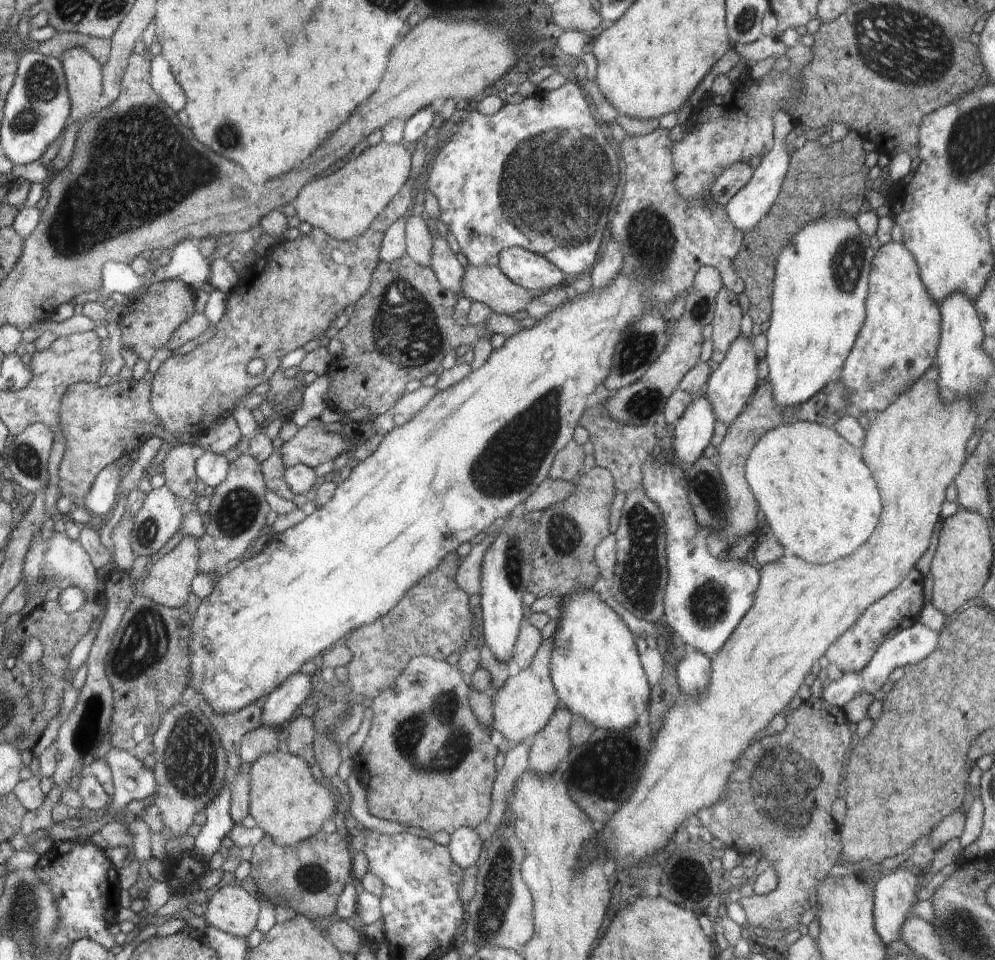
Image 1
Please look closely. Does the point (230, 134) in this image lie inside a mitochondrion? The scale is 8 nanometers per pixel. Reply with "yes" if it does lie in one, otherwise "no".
yes

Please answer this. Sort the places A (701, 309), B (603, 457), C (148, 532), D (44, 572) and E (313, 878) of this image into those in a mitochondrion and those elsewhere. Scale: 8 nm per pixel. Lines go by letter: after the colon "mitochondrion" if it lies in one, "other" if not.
A: mitochondrion
B: other
C: mitochondrion
D: mitochondrion
E: mitochondrion

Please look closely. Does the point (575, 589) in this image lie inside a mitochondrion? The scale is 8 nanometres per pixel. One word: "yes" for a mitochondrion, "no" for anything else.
no

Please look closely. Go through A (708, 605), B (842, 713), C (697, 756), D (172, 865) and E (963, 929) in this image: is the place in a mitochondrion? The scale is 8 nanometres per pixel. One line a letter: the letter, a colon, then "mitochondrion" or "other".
A: mitochondrion
B: other
C: other
D: other
E: mitochondrion

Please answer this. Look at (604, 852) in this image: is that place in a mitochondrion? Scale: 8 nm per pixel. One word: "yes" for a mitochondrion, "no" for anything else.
no

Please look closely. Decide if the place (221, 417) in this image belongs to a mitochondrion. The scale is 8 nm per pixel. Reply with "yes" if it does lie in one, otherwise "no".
no

